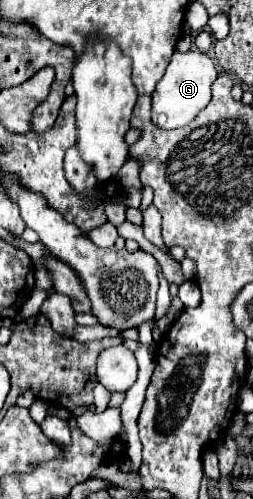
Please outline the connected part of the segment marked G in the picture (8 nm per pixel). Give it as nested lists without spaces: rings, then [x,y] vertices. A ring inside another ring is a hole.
[[[190,49],[186,53],[176,51],[164,77],[158,81],[152,93],[152,123],[160,129],[178,129],[188,125],[210,103],[210,85],[216,77],[216,65],[208,55],[200,53],[198,49]]]

